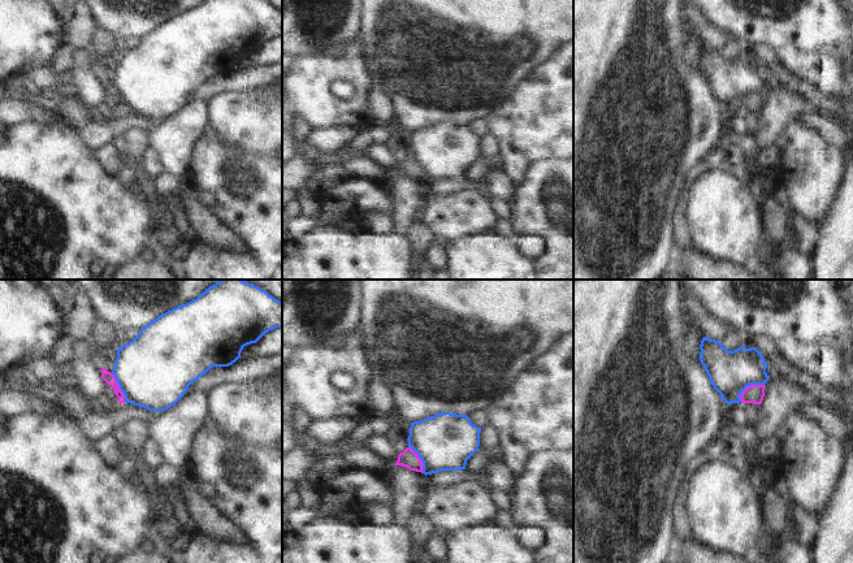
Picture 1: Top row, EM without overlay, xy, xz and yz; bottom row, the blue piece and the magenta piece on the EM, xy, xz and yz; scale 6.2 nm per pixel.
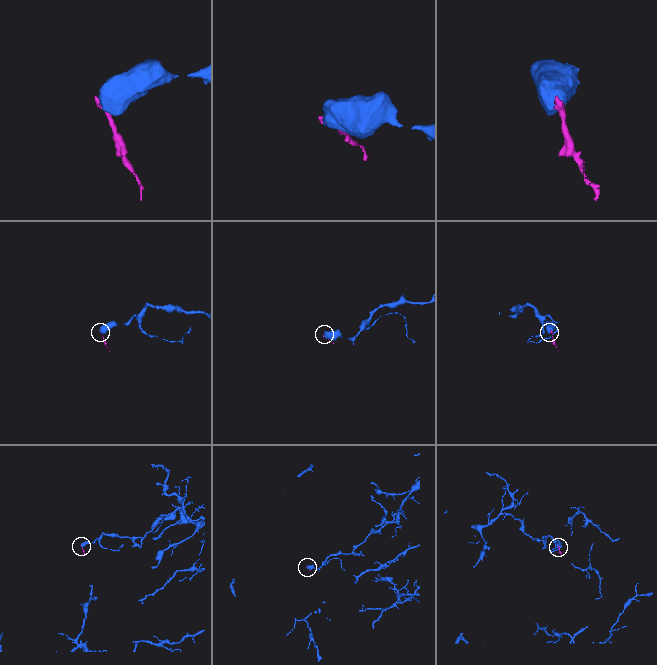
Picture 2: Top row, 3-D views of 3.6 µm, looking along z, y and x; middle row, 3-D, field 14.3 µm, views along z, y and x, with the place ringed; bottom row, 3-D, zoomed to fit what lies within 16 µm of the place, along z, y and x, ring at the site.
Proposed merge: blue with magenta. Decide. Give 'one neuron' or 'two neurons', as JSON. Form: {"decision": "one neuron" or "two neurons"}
{"decision": "two neurons"}

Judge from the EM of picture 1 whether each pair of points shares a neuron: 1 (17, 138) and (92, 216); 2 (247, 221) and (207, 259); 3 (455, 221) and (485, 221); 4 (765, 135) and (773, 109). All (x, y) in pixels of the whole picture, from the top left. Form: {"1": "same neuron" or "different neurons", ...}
{"1": "same neuron", "2": "different neurons", "3": "same neuron", "4": "same neuron"}

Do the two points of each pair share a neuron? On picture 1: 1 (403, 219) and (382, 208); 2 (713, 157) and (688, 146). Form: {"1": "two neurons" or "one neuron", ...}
{"1": "two neurons", "2": "two neurons"}

